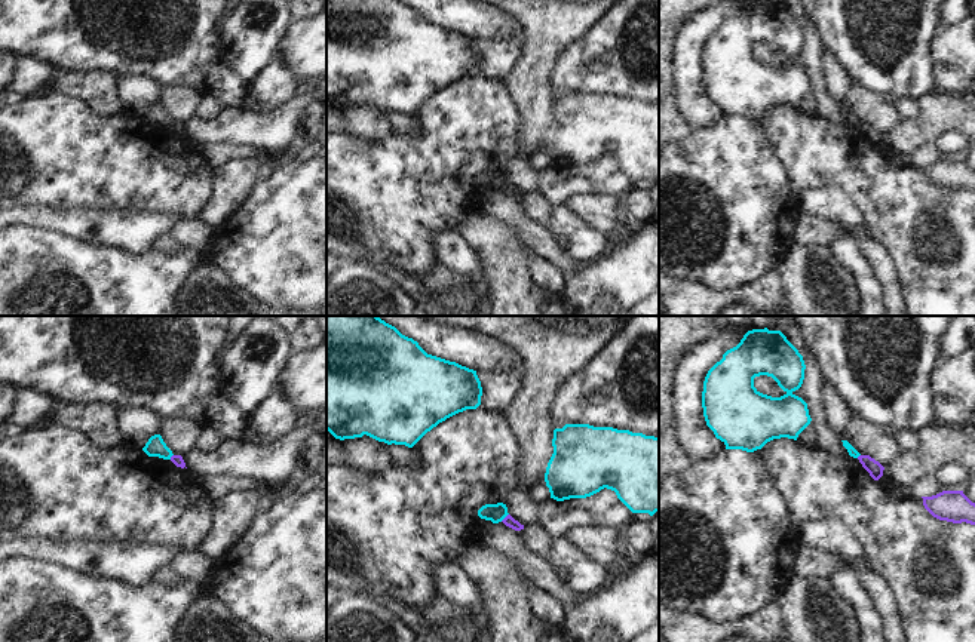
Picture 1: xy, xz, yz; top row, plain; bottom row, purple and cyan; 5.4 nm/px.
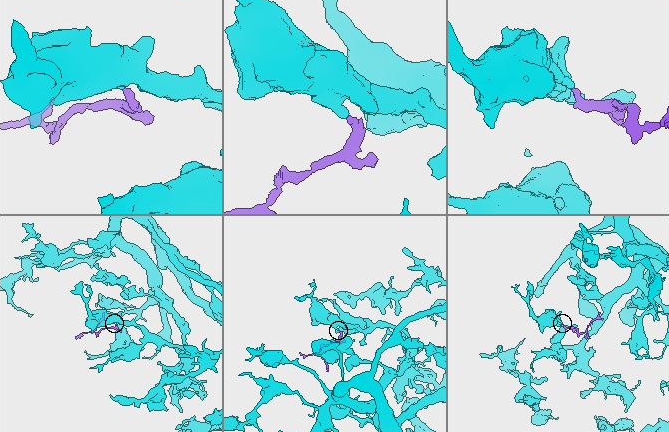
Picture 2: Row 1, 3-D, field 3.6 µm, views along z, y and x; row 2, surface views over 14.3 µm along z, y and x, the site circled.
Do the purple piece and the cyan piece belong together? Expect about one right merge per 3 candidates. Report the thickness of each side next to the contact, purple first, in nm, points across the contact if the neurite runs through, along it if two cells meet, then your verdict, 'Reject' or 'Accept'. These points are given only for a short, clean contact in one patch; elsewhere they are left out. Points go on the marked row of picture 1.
Thickness 60 nm (purple) against 100 nm. Boundary: xz (508, 513), (500, 521). Reject

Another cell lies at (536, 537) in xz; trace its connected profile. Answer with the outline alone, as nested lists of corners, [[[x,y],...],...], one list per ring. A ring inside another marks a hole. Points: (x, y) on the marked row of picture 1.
[[[530,522],[524,526],[524,541],[528,549],[531,549],[537,556],[546,559],[552,535],[540,522]]]

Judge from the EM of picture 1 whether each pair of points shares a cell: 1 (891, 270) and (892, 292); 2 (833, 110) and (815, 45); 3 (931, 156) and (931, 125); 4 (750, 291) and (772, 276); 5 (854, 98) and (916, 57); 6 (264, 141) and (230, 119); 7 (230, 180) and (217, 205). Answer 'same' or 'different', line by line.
1: same
2: same
3: different
4: same
5: different
6: same
7: same

